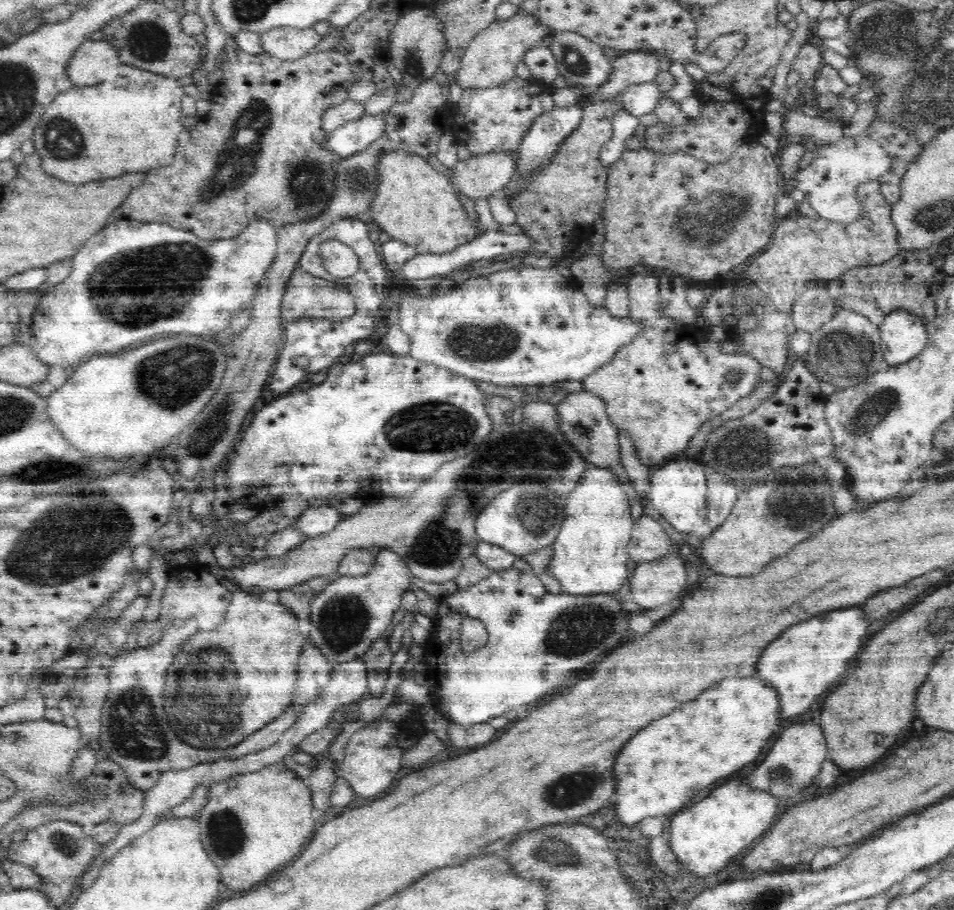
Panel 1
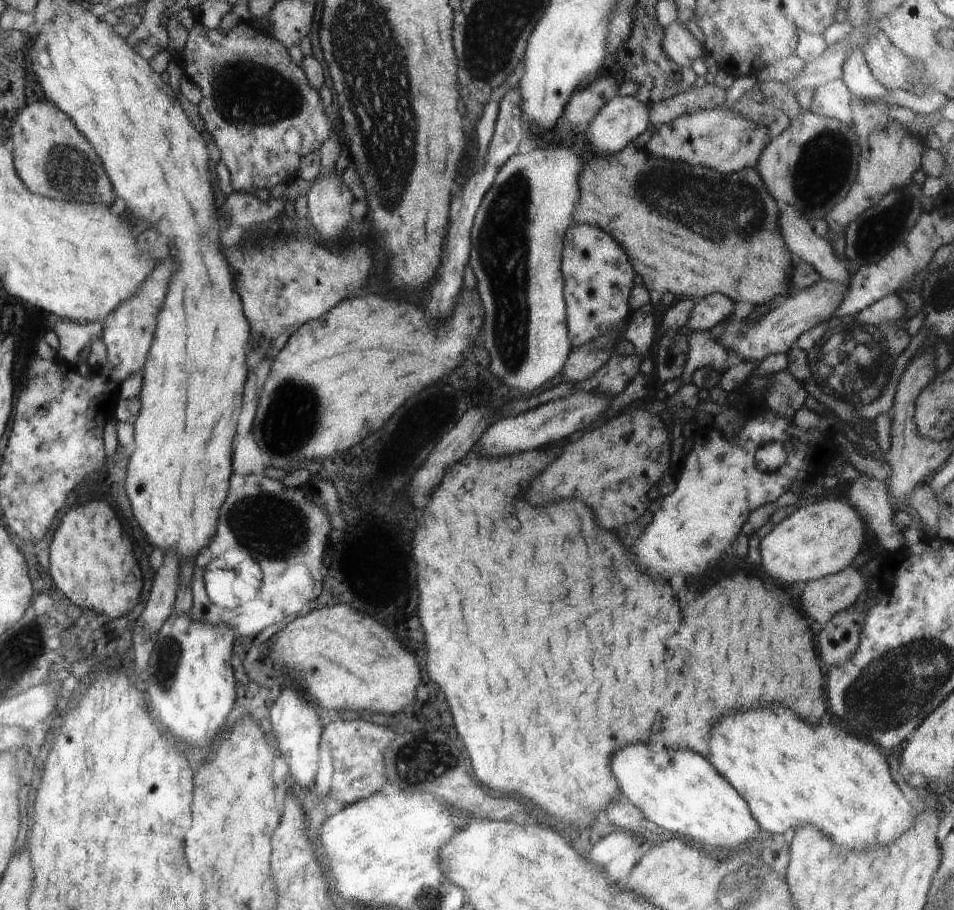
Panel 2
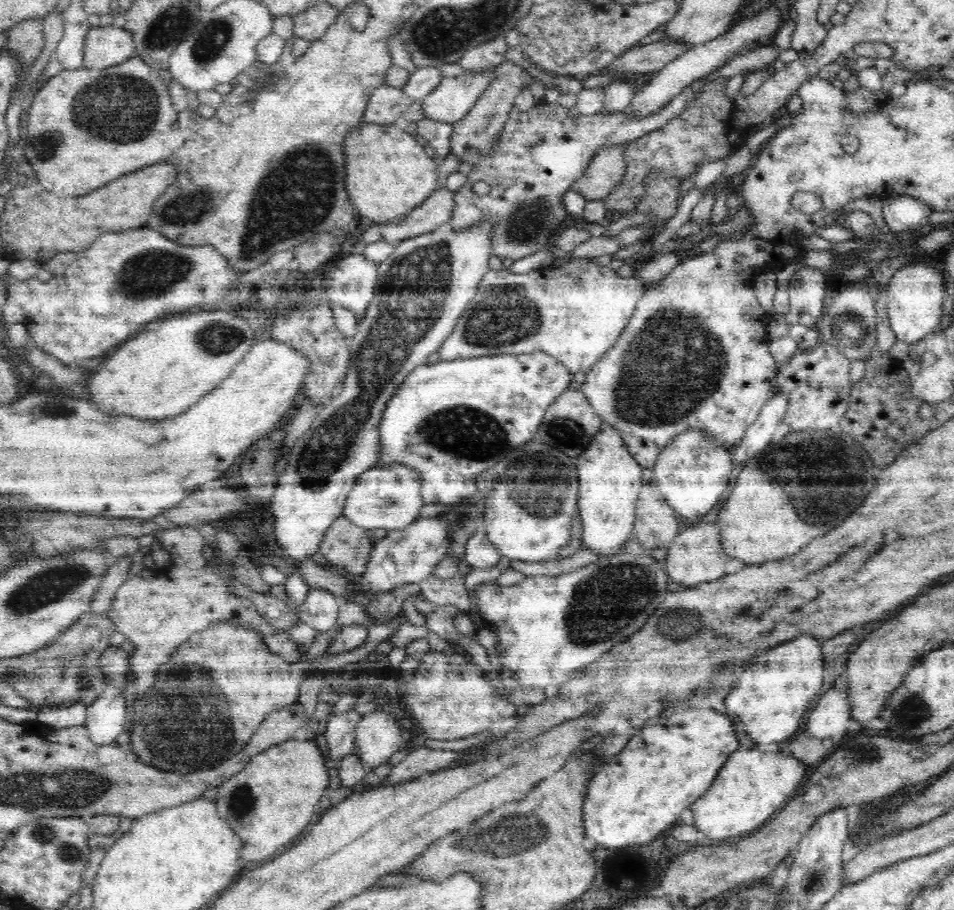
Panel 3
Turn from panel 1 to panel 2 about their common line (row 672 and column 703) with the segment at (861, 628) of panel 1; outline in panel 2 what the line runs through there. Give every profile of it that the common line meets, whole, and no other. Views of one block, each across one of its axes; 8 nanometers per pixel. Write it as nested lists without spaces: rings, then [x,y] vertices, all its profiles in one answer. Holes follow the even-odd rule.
[[[636,742],[614,750],[610,756],[610,772],[620,788],[620,792],[636,805],[646,820],[658,824],[660,828],[686,836],[688,842],[704,844],[706,851],[715,848],[738,848],[738,844],[750,844],[758,836],[758,824],[750,816],[746,802],[738,792],[716,774],[716,770],[690,748],[666,748],[660,742]]]

